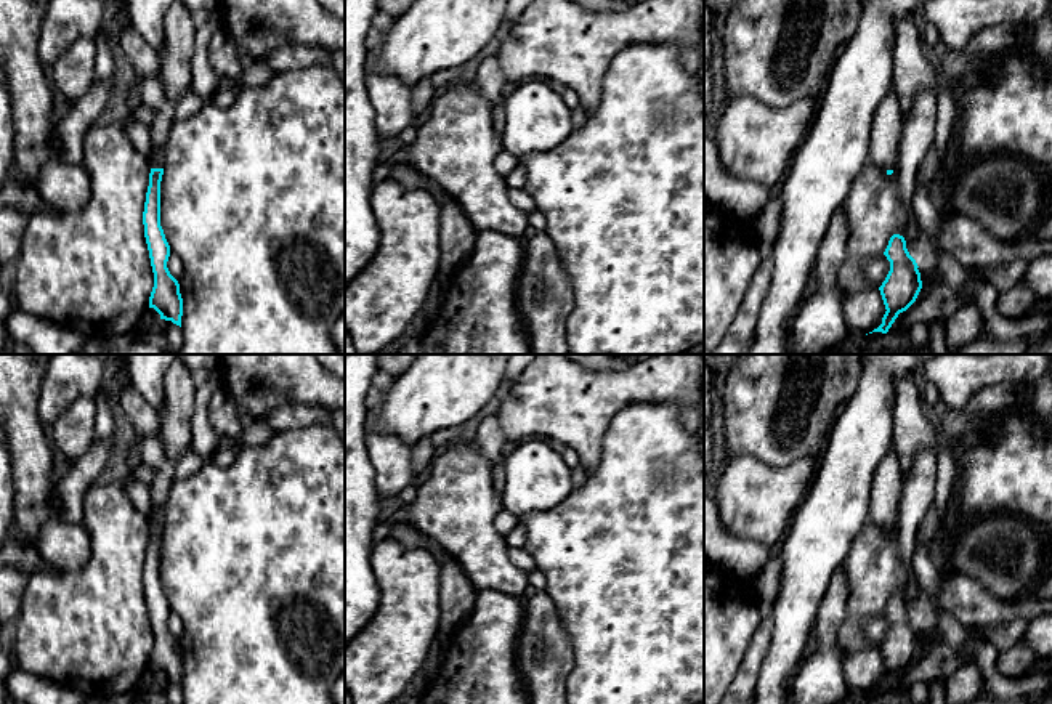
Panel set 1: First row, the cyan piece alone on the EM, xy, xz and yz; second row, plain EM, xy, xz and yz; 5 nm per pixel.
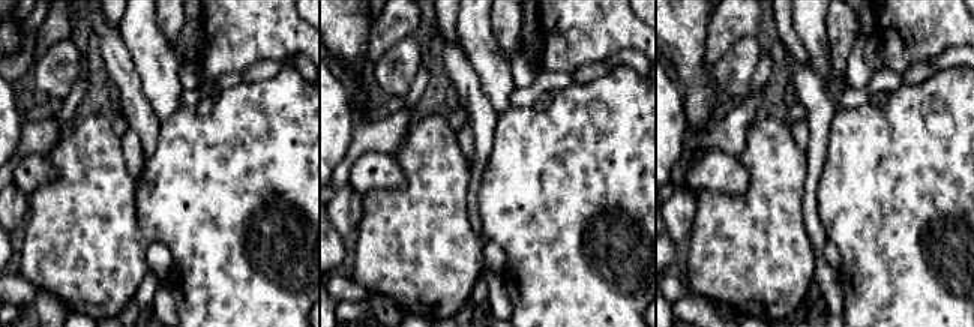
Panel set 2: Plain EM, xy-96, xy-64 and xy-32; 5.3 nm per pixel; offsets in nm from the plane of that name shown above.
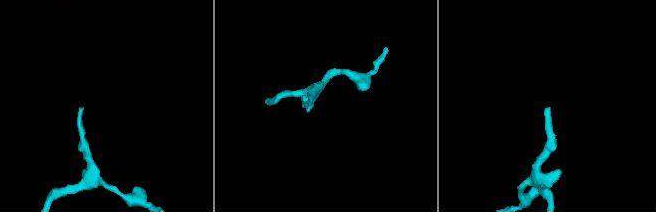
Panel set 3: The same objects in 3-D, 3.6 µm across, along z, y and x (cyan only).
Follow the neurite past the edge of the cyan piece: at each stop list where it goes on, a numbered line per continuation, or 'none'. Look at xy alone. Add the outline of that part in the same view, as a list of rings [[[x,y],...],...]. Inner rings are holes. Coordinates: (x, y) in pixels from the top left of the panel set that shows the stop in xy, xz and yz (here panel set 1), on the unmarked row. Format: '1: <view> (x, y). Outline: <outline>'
1: xy (153, 454). Outline: [[[138,433],[136,447],[140,449],[143,463],[154,471],[149,484],[152,504],[148,518],[151,528],[164,528],[168,492],[175,483],[175,460],[165,454],[159,435],[146,436]]]

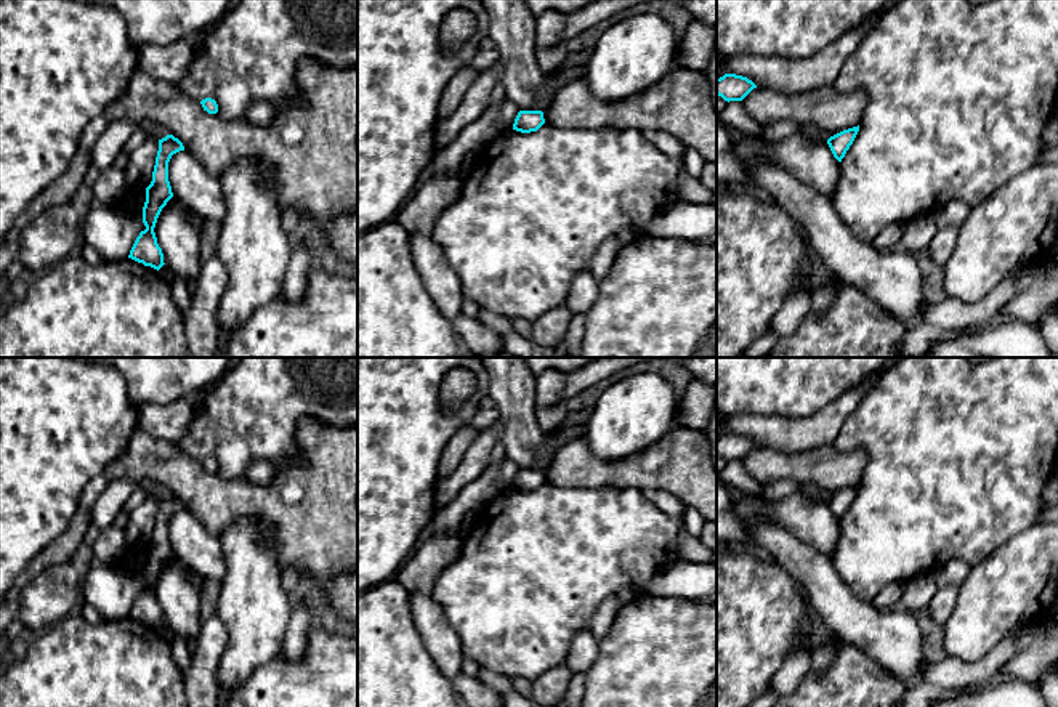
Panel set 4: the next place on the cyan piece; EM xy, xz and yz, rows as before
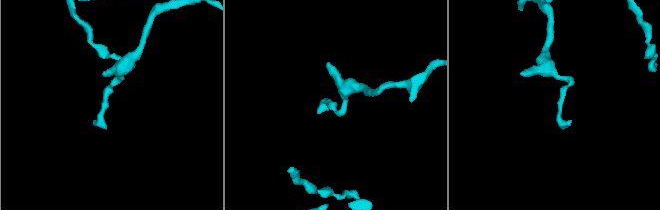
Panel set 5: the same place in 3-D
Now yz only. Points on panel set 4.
none

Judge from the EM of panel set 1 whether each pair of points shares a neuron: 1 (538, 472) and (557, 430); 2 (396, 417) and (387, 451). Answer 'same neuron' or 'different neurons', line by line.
1: different neurons
2: different neurons

